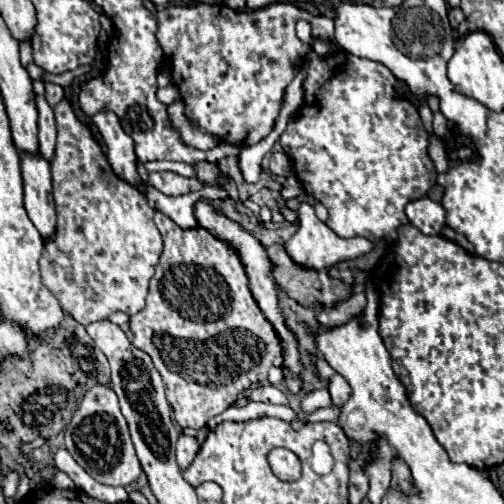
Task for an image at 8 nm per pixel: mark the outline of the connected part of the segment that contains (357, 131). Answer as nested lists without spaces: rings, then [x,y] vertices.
[[[310,53],[308,79],[304,81],[306,103],[300,109],[300,117],[290,121],[280,137],[280,145],[292,159],[296,177],[304,185],[308,195],[314,195],[326,209],[326,225],[340,237],[366,237],[378,241],[386,237],[396,239],[400,225],[408,223],[404,207],[408,201],[420,199],[436,183],[436,169],[428,157],[428,133],[422,127],[416,105],[406,99],[394,97],[396,79],[384,65],[368,59],[354,57],[350,53],[336,53],[320,59]]]

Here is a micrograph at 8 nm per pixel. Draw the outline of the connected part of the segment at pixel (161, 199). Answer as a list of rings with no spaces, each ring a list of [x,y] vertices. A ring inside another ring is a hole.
[[[148,187],[146,191],[146,199],[148,203],[162,211],[164,215],[168,215],[182,229],[192,229],[198,225],[198,221],[194,219],[192,213],[192,205],[202,199],[198,193],[186,193],[186,195],[178,195],[178,197],[166,197],[160,191]]]

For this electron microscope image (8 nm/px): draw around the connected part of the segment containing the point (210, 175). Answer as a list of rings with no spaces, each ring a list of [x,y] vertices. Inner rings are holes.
[[[194,165],[196,171],[198,171],[198,179],[204,183],[204,185],[218,185],[216,183],[216,177],[220,175],[220,169],[214,167],[214,165]]]

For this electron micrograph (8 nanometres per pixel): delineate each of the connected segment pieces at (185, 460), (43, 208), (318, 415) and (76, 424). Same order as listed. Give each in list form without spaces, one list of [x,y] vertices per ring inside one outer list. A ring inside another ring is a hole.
[[[180,435],[178,437],[178,443],[176,443],[176,459],[178,459],[178,465],[184,469],[184,465],[190,465],[192,463],[192,457],[198,453],[200,449],[200,443],[196,441],[196,437],[190,437],[190,435]]]
[[[20,153],[24,179],[24,209],[42,235],[50,241],[56,233],[56,209],[52,205],[52,175],[50,163],[40,155]]]
[[[324,407],[324,409],[318,409],[316,413],[310,413],[304,417],[304,421],[308,423],[314,423],[314,421],[336,421],[336,413],[340,413],[338,407]]]
[[[98,383],[84,393],[78,411],[64,431],[64,443],[74,461],[98,483],[126,487],[134,483],[142,473],[140,461],[134,453],[134,445],[128,437],[128,425],[120,413],[118,397],[110,385]]]

